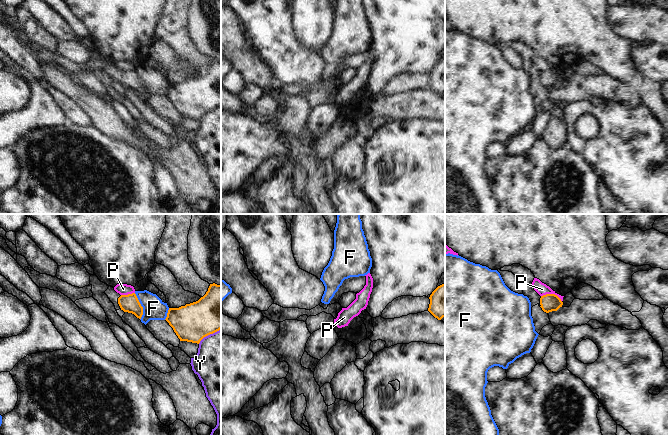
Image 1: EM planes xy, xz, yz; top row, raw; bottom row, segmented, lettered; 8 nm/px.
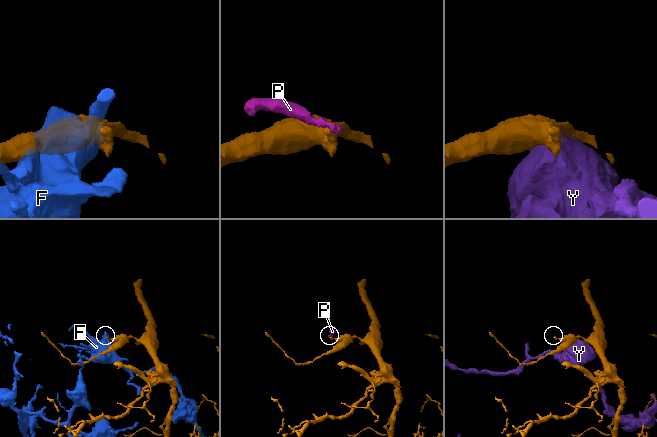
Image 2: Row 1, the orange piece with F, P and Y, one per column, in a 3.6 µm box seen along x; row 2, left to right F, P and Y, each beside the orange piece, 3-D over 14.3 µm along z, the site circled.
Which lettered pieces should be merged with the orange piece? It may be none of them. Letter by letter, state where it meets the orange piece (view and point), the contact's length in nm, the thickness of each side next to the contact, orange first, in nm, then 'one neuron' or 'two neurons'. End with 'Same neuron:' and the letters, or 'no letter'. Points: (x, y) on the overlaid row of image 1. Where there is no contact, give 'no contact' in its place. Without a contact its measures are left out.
F: xy (141, 306) | 220 nm | 150/180 nm | two neurons
P: yz (552, 294) | 180 nm | 140/100 nm | two neurons
Y: xy (209, 334) | 220 nm | 340/400 nm | two neurons
Same neuron: no letter

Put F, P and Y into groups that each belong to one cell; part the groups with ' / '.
F / P / Y

